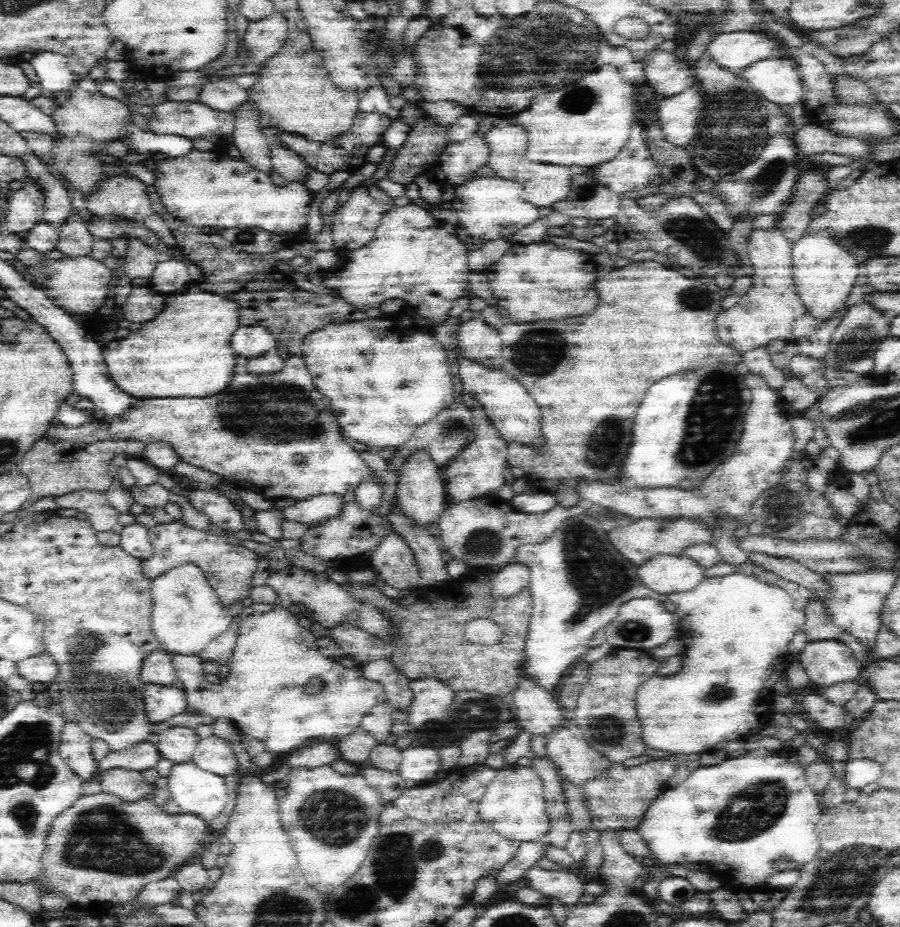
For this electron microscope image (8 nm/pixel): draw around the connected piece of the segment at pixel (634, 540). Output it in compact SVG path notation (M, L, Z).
M688 517L673 518L672 520L668 520L668 518L664 518L664 520L646 518L646 520L638 520L638 522L632 522L628 526L620 526L620 528L612 530L608 534L608 539L624 558L632 564L642 566L658 555L682 555L682 552L690 546L710 544L714 541L714 534L701 522Z

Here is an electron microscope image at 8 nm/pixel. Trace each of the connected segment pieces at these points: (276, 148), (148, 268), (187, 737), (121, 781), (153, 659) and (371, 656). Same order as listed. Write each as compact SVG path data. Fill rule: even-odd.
M282 141L270 143L269 149L272 170L276 170L284 180L300 182L303 185L310 168L302 160L302 157L286 147Z
M128 237L128 250L119 274L126 282L133 278L150 278L161 258L155 247Z
M184 726L160 730L151 738L160 756L174 761L174 764L190 761L200 739L195 729Z
M112 768L102 773L99 783L106 794L113 794L124 802L136 802L150 791L140 771Z
M156 649L149 652L142 661L140 679L145 684L170 686L177 680L172 655L164 649Z
M465 571L464 576L455 580L457 591L450 601L440 599L436 590L428 588L424 589L416 603L403 606L374 588L372 584L380 580L378 576L361 583L348 579L341 587L347 590L350 596L376 606L377 610L393 622L393 626L397 626L399 635L395 639L382 639L350 622L338 623L329 629L328 635L348 657L359 665L385 658L396 667L400 675L411 681L434 677L454 692L473 690L488 696L509 699L512 692L518 688L523 673L524 639L533 609L530 587L512 596L496 599L490 595L492 577L472 581L471 573ZM474 618L493 620L500 626L500 640L489 645L468 641L464 634L464 624L468 624Z

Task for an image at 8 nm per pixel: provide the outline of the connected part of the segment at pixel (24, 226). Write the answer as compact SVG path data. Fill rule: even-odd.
M24 180L24 186L8 199L8 212L3 220L3 229L8 233L25 235L39 220L42 220L45 191L40 185Z

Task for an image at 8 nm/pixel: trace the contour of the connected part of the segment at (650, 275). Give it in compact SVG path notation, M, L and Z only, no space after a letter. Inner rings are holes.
M634 262L632 266L614 270L608 276L604 276L602 280L598 280L596 290L598 290L598 306L592 314L578 316L578 318L564 318L564 320L556 320L556 322L546 320L546 322L534 322L534 324L522 324L522 326L505 321L498 330L502 343L502 352L500 352L500 361L498 362L500 367L512 378L522 382L522 386L526 386L526 390L530 390L530 396L540 406L540 412L542 412L542 432L546 436L546 454L536 456L536 460L532 460L532 464L530 464L532 470L522 470L523 478L526 480L529 490L554 492L559 484L566 483L574 487L580 479L582 481L614 483L617 479L616 474L620 472L618 466L622 464L622 458L628 450L636 410L640 408L640 404L646 396L646 390L654 382L658 382L666 376L678 374L678 372L696 370L696 368L702 368L702 366L713 366L716 365L716 362L718 364L735 365L742 360L742 352L736 352L726 346L726 343L722 342L717 335L715 318L719 312L723 311L720 305L723 300L722 295L720 295L718 289L703 284L695 275L690 275L686 271L684 271L684 274L680 274L676 270L668 270L659 262Z

